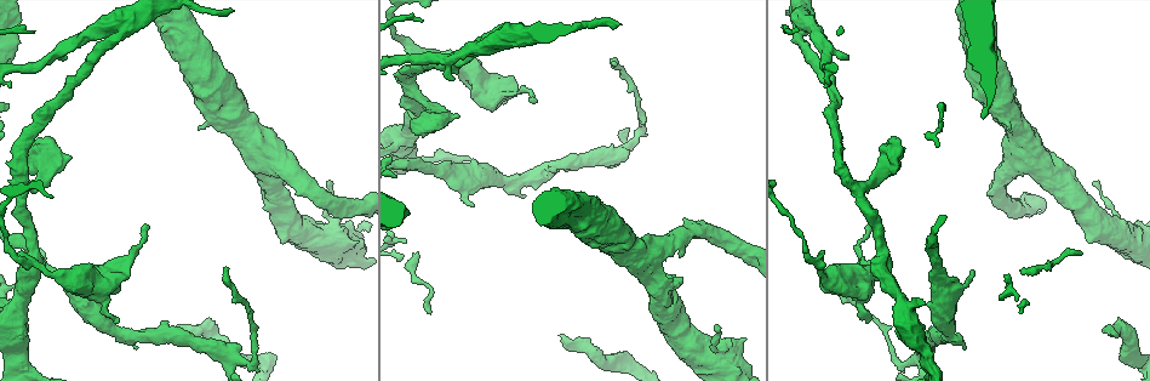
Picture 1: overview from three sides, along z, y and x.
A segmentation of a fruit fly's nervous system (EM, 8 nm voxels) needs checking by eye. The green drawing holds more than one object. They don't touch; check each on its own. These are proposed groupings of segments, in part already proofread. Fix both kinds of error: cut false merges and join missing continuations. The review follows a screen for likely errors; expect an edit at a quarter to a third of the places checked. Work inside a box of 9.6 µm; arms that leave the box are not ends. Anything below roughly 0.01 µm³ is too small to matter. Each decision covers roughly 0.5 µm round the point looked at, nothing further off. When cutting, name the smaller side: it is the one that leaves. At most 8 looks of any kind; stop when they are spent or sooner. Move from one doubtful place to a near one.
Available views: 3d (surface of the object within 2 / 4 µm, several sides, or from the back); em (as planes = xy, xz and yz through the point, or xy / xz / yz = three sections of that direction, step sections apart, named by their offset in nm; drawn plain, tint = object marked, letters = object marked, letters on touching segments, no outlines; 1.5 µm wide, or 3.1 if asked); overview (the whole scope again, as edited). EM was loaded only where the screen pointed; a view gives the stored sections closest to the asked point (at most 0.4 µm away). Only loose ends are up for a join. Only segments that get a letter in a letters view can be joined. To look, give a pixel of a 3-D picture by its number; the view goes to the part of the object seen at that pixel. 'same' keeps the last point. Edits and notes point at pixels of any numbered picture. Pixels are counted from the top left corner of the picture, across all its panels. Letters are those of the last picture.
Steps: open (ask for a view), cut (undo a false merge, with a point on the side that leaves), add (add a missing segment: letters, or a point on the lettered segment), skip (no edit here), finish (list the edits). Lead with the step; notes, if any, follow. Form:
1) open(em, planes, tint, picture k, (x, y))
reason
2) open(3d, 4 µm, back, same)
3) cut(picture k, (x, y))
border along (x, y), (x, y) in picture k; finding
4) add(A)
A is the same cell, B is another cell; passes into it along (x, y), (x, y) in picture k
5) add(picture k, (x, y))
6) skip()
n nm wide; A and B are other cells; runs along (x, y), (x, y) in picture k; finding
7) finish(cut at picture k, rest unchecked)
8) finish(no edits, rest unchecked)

open(em, yz, step 8, letters, picture 1, (69, 156))
branch stops here

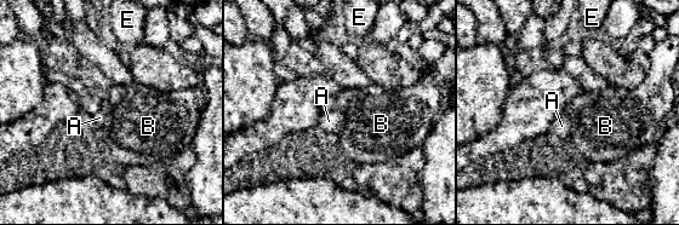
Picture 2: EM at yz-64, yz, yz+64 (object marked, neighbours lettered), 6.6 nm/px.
open(em, planes, letters, same)

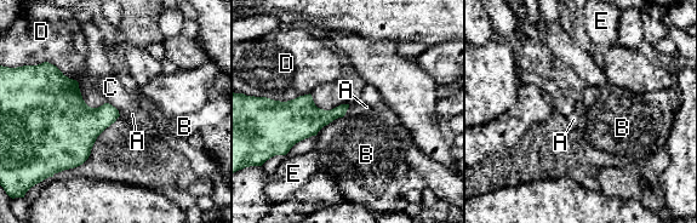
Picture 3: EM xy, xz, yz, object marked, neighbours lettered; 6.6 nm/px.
skip()
A, B, C, D and E are other cells; none of them fits

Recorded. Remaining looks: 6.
open(em, planes, tint, picture 1, (119, 29))
sharp bend

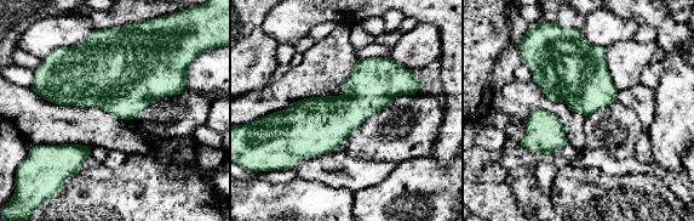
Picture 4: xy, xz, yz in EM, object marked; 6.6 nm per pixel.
open(em, planes, letters, same)

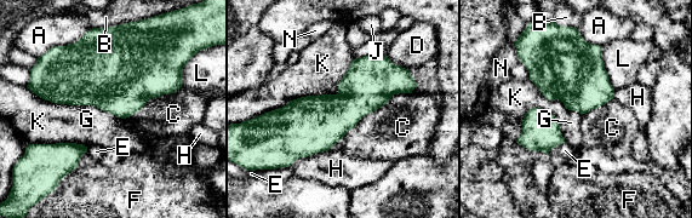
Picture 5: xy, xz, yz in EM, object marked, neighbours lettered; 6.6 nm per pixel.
skip()
K touches over 750 nm; A, B, C, D, E, F, G, H, J, K, L and N are other cells; border along (411, 92), (395, 93), (329, 149) in picture 5; continuous, no second neuron

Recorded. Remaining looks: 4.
open(em, planes, letters, picture 1, (560, 336))
long arm stops here

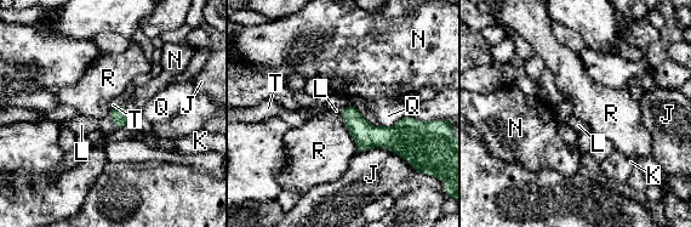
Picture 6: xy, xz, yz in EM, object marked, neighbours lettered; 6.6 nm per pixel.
add(L)
L is the same cell, J, K, N, Q, R and T are other cells; passes into it along (120, 118), (113, 121), (81, 125) in picture 6; the neuron continues

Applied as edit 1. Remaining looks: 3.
finish(add at picture 6, rest unchecked)

